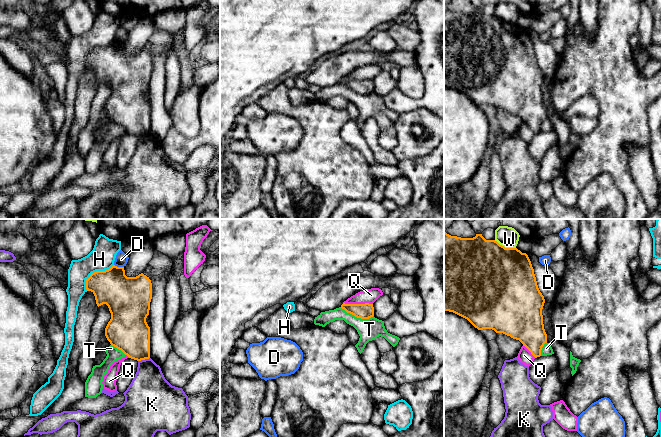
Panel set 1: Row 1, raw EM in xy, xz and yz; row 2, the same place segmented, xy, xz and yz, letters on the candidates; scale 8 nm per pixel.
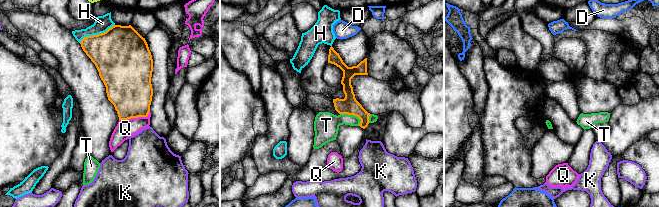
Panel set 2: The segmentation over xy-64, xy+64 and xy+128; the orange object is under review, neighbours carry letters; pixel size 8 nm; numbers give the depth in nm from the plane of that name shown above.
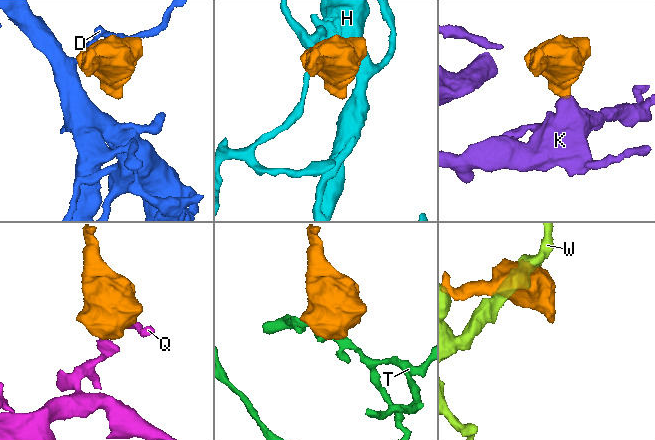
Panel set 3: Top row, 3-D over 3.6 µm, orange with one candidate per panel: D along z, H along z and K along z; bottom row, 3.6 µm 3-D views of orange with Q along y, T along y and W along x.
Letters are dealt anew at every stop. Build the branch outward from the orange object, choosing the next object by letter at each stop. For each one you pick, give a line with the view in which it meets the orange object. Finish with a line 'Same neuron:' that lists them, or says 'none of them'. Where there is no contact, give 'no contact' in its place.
Same neuron: none of them

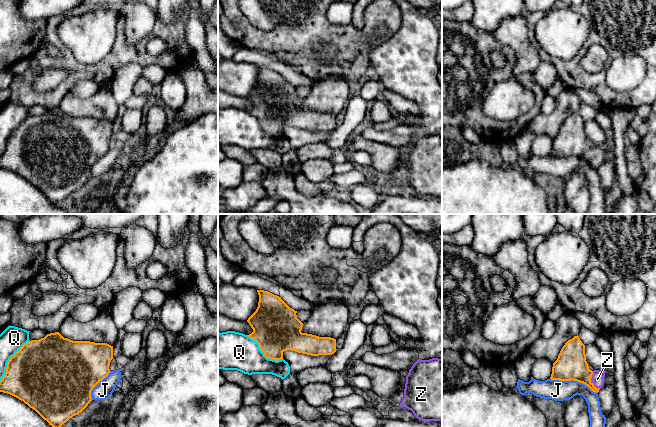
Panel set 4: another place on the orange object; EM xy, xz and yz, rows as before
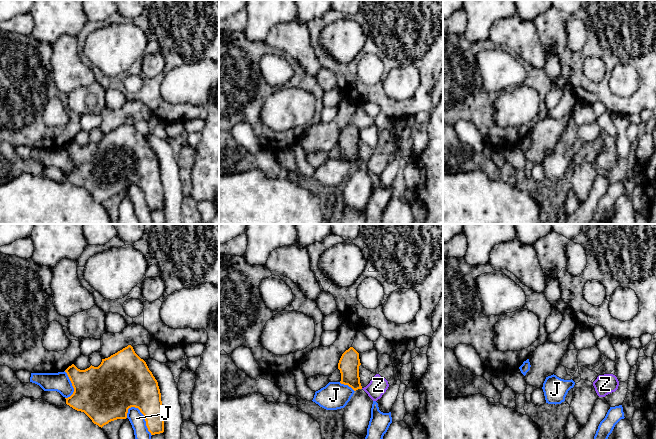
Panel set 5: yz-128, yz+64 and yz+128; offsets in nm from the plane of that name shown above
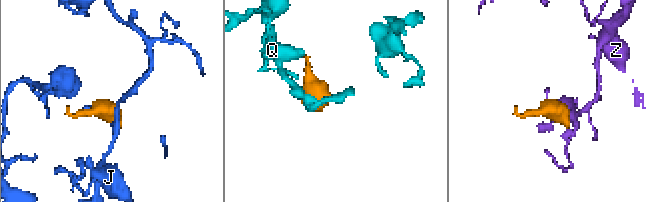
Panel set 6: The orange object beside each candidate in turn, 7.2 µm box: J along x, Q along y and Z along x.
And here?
Z: meets orange in yz
Same neuron: Z

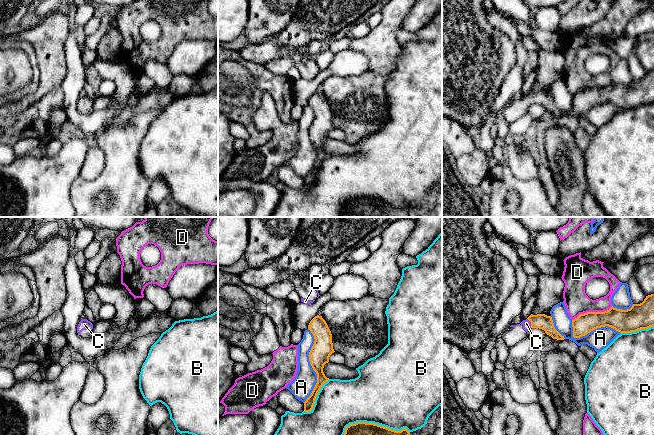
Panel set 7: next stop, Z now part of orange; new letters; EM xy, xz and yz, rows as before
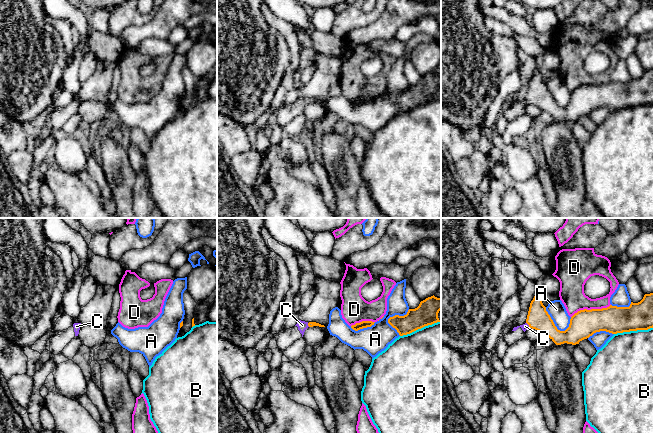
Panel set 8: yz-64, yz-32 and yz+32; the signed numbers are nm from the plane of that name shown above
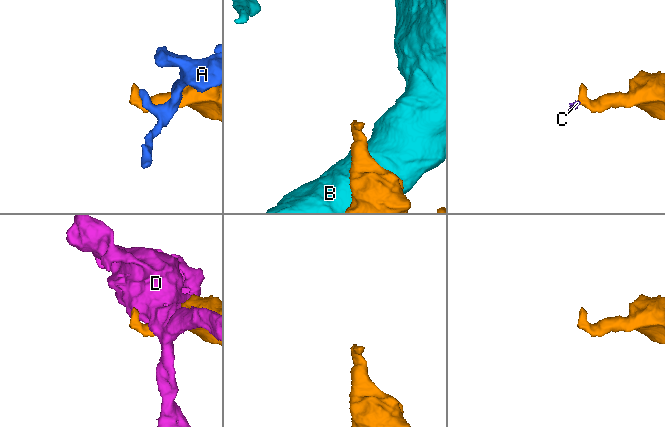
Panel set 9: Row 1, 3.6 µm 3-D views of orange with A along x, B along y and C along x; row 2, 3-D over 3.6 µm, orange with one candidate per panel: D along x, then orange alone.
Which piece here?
C: meets orange in yz
Same neuron: C

